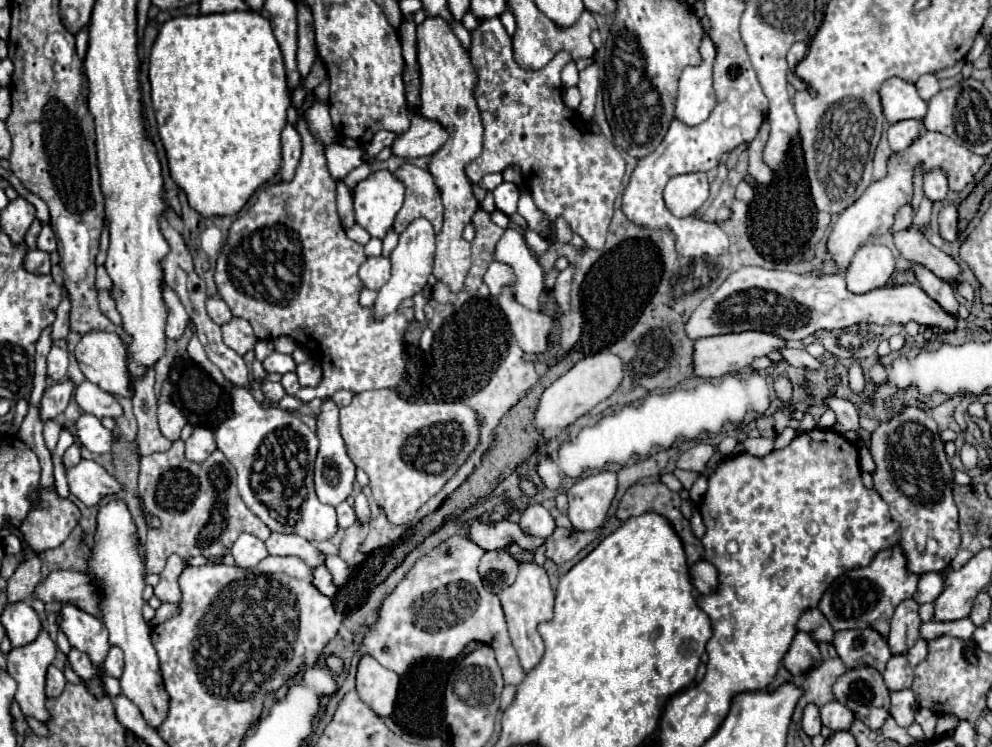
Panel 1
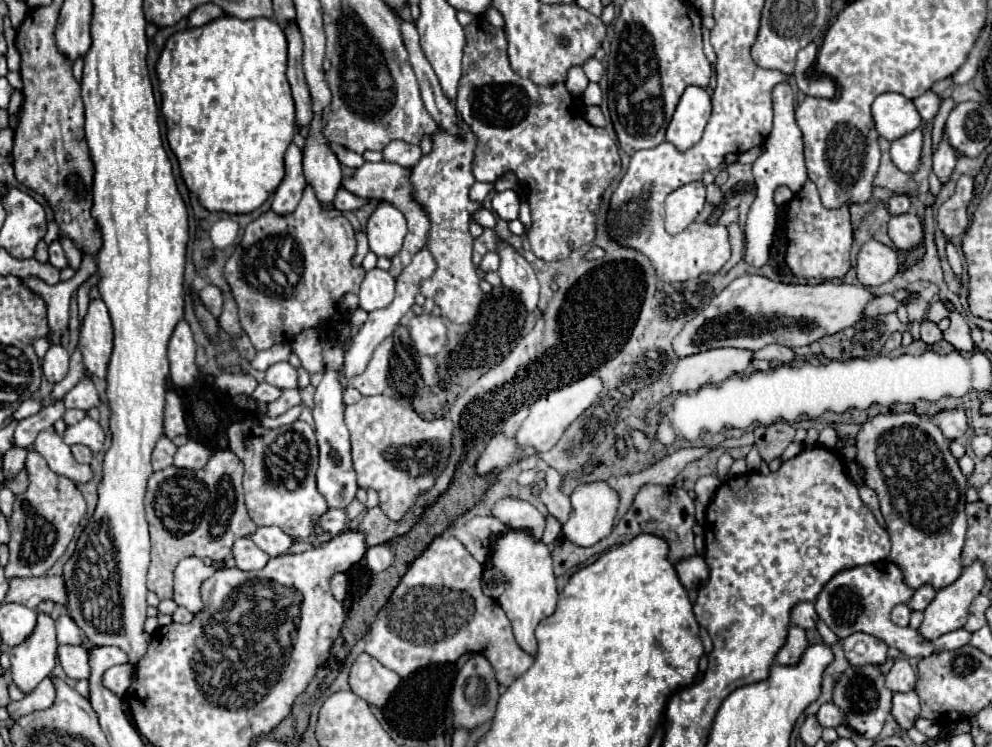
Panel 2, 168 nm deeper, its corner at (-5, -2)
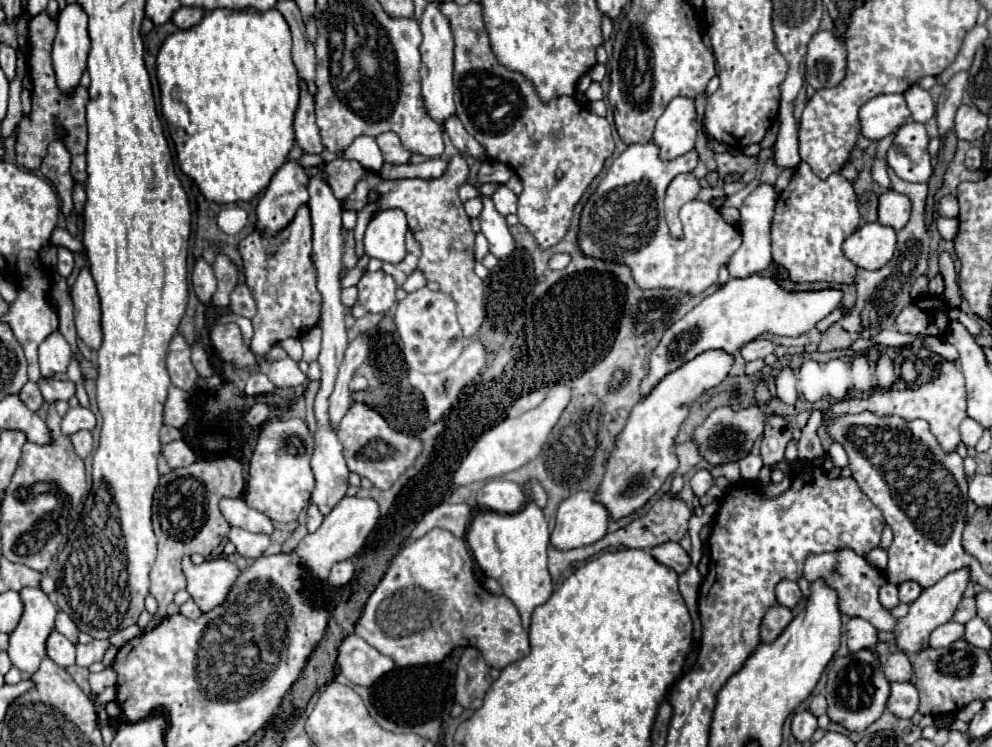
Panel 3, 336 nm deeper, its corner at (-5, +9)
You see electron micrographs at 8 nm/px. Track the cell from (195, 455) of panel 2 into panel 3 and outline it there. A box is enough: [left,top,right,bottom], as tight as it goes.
[163,441,195,469]

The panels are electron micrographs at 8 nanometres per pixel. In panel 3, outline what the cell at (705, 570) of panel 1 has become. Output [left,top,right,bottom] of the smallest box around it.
[651,541,691,573]

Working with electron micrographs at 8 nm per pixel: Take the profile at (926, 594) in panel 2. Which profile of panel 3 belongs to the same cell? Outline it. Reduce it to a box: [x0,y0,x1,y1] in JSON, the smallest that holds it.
[899,581,923,605]

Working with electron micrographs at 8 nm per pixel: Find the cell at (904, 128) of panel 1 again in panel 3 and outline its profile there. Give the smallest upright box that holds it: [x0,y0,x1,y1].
[887,121,933,183]

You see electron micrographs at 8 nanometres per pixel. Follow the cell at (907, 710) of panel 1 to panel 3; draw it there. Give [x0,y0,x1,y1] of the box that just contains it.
[887,683,919,719]

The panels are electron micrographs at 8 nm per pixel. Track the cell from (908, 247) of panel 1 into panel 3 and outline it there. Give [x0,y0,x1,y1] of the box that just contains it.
[877,189,911,231]

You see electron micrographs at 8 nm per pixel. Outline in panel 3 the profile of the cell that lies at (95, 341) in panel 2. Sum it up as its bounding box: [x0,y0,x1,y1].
[71,267,101,349]

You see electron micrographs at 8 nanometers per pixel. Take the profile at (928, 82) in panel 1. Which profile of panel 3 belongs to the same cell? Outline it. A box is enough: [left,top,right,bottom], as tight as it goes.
[905,85,935,123]

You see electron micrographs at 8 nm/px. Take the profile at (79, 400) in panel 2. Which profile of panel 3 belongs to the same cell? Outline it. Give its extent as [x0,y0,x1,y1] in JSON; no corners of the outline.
[37,377,75,403]

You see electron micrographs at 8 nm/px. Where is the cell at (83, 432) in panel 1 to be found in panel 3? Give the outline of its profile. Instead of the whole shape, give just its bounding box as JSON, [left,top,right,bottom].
[61,405,95,435]

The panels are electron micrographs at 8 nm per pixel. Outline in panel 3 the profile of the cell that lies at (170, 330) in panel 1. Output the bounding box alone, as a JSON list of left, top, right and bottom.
[167,333,197,391]

